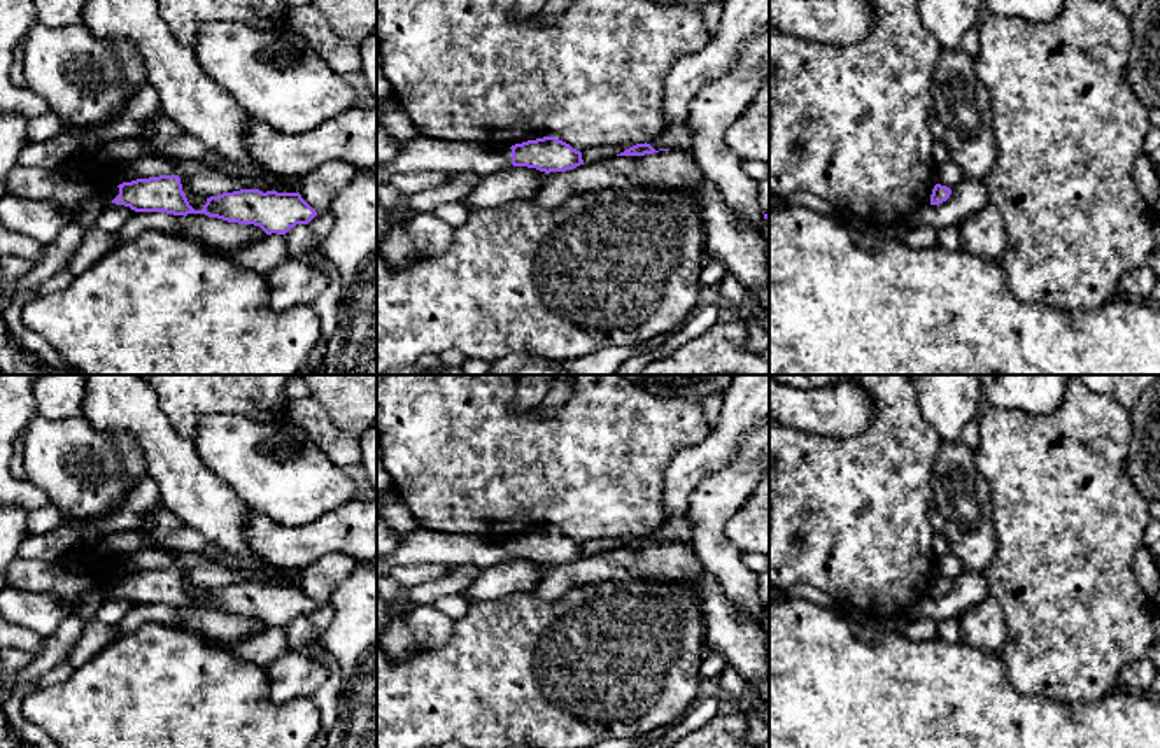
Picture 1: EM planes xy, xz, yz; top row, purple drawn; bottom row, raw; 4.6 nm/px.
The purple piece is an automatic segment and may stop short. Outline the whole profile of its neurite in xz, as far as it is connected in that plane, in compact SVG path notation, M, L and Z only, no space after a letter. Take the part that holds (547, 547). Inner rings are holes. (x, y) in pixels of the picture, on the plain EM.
M421 527L408 538L400 540L396 548L378 557L377 562L391 566L443 564L452 568L475 564L484 569L512 559L550 566L573 562L580 557L584 557L582 545L555 529L491 543L478 536L435 533Z

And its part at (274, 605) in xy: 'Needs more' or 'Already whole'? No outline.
Needs more

